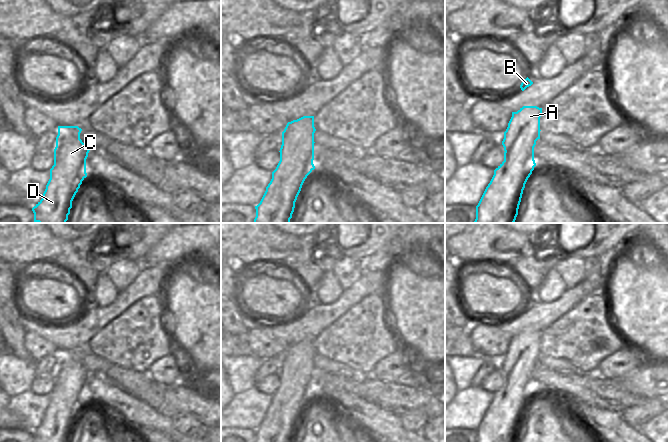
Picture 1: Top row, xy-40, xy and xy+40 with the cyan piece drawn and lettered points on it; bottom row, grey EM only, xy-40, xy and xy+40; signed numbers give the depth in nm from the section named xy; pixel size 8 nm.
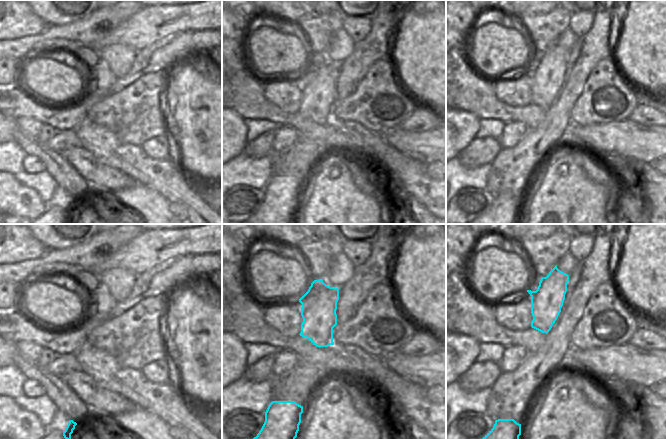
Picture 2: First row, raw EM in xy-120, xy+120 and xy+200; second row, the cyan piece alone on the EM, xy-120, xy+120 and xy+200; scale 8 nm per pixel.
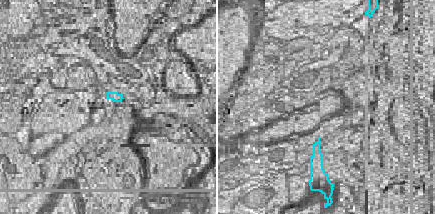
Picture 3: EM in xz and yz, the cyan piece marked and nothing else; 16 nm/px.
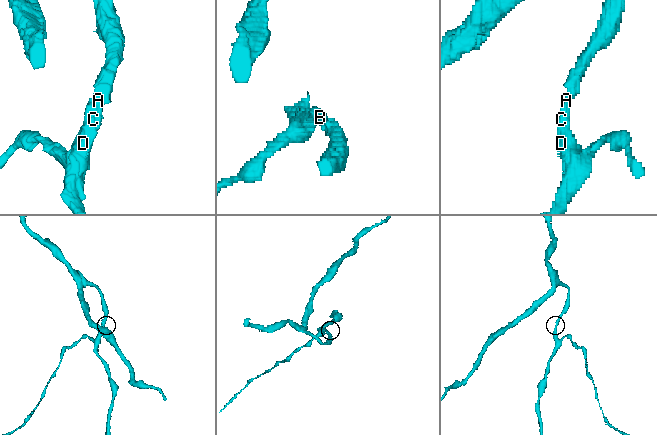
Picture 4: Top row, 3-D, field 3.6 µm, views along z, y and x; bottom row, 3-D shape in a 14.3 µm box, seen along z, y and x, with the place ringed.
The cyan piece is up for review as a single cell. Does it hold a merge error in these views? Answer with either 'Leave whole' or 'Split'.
Leave whole

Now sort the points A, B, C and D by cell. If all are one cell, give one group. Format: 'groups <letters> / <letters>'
groups A B C D

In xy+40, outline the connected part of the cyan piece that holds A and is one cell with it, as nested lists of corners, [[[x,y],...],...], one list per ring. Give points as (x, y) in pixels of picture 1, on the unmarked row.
[[[523,330],[517,336],[512,336],[502,365],[504,385],[494,394],[494,399],[476,430],[476,442],[517,441],[525,408],[536,390],[534,371],[540,363],[541,339],[542,332],[537,330]]]

